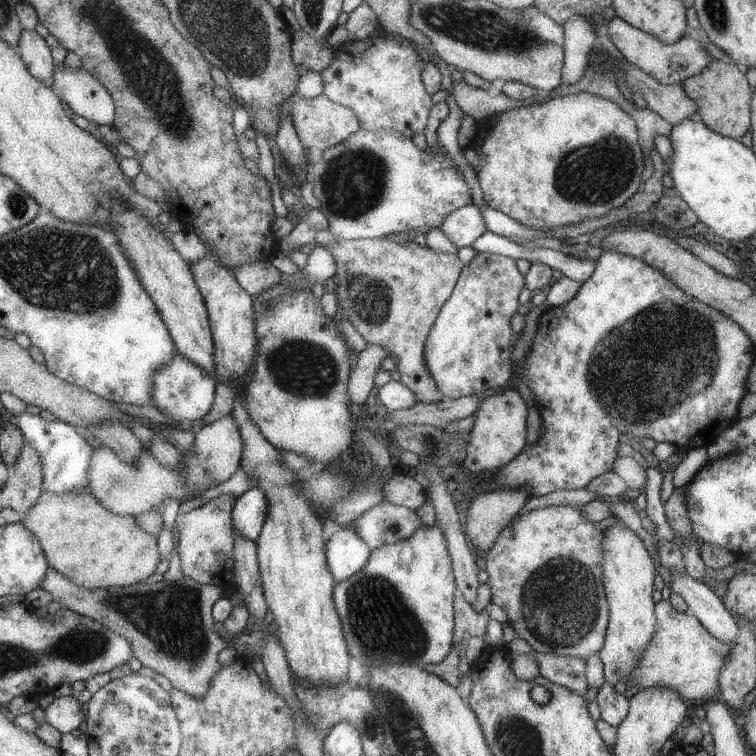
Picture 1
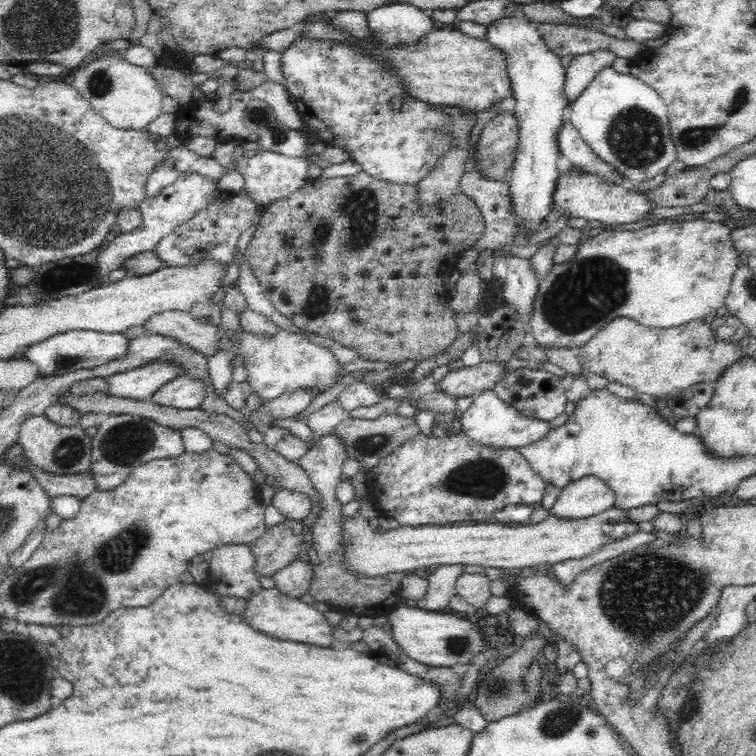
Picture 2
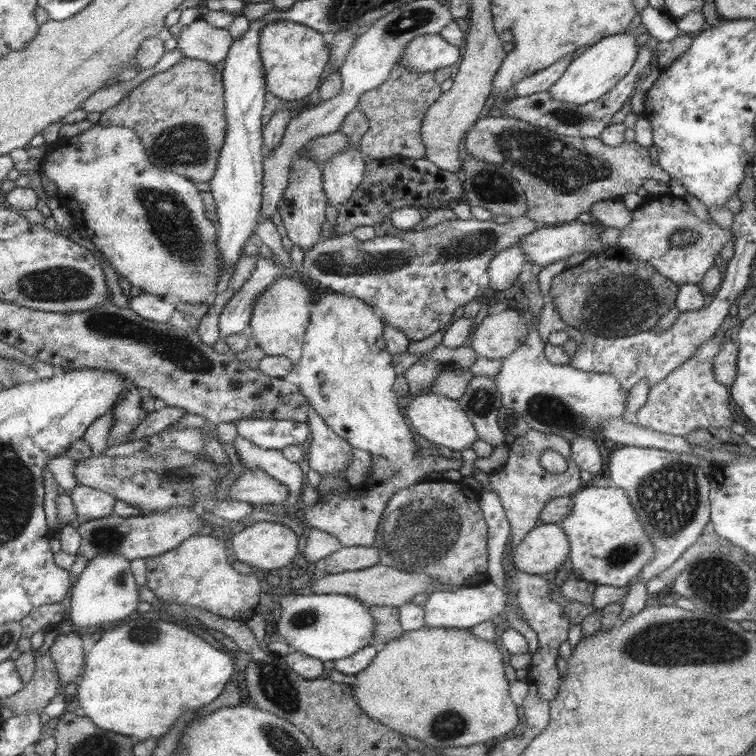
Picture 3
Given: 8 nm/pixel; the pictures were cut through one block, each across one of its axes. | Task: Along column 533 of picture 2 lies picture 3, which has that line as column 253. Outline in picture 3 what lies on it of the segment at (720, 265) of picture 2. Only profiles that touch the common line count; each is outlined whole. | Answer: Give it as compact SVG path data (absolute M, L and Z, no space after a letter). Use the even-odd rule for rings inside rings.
M279 276L273 284L269 284L251 306L249 327L256 346L267 356L283 356L294 364L303 352L303 334L310 324L310 312L313 301L305 286L299 282L299 276Z

